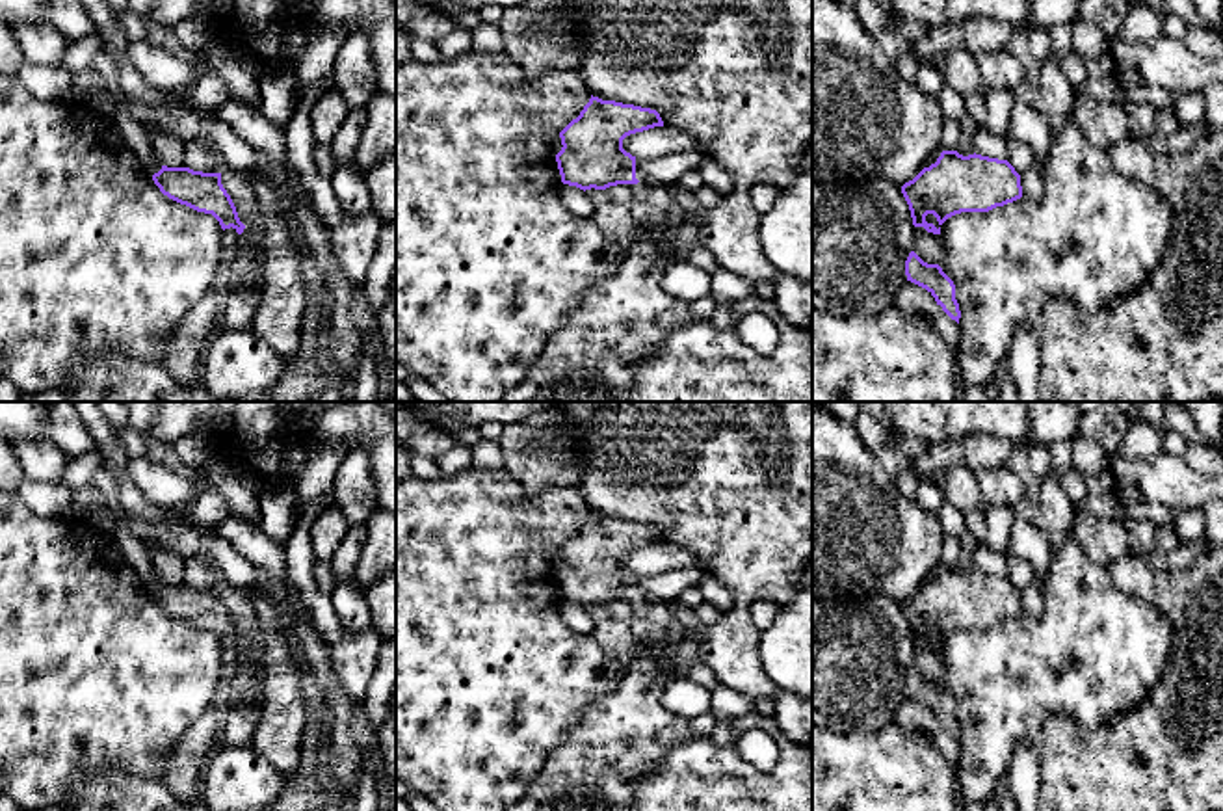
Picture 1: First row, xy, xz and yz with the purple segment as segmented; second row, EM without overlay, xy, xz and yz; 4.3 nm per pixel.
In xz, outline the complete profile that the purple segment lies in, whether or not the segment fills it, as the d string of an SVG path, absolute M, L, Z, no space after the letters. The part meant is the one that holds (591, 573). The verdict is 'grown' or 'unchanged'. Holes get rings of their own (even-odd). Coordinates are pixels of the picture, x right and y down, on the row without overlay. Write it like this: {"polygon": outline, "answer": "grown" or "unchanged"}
{"polygon": "M589 515L580 532L572 536L561 549L561 567L556 571L561 599L580 606L606 606L617 601L638 601L636 573L623 565L623 556L630 551L664 543L656 526L615 517Z", "answer": "unchanged"}

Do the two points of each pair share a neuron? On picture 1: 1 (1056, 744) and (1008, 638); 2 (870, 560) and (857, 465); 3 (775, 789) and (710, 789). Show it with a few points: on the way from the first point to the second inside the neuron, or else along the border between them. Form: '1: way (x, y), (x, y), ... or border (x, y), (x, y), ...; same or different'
1: border (1088, 730), (1065, 717), (1051, 717), (1034, 743); different
2: way (861, 536), (857, 532), (857, 490); same
3: way (759, 789), (727, 789); same

